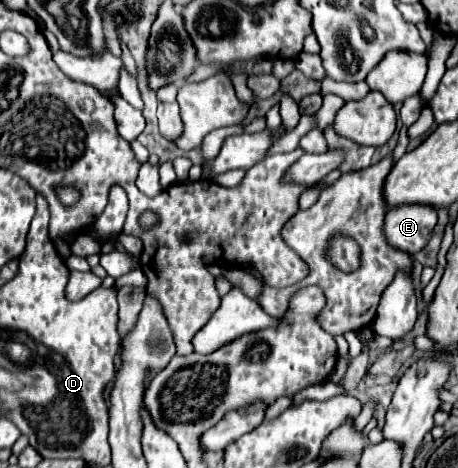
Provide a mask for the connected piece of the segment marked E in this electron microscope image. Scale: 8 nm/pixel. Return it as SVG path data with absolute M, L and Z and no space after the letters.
M398 206L386 212L384 234L386 242L396 250L406 250L408 254L420 252L436 226L436 210L430 206Z

